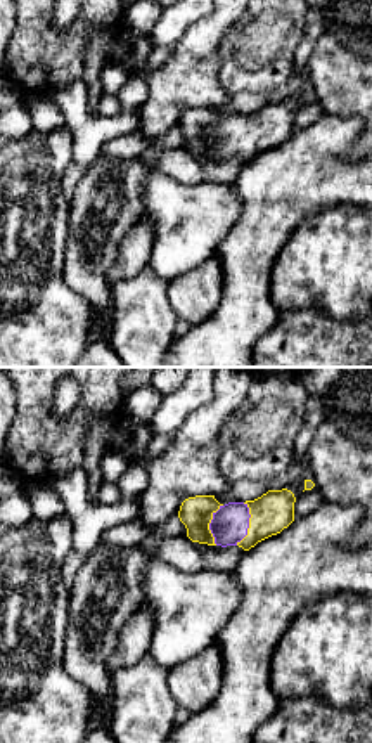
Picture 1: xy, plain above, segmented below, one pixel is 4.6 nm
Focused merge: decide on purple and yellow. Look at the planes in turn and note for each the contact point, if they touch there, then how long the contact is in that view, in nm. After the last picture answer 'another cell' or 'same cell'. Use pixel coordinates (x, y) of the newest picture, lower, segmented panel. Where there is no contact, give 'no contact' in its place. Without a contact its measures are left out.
contact (248, 523); length 200 nm

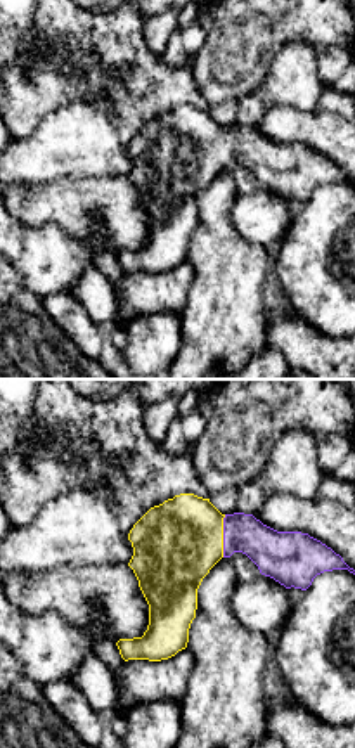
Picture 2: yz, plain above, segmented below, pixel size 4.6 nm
contact (224, 535); length 200 nm

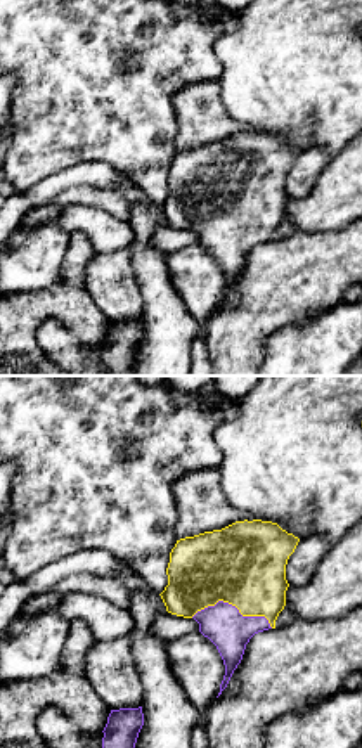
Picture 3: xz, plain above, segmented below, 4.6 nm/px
contact (231, 605); length 380 nm

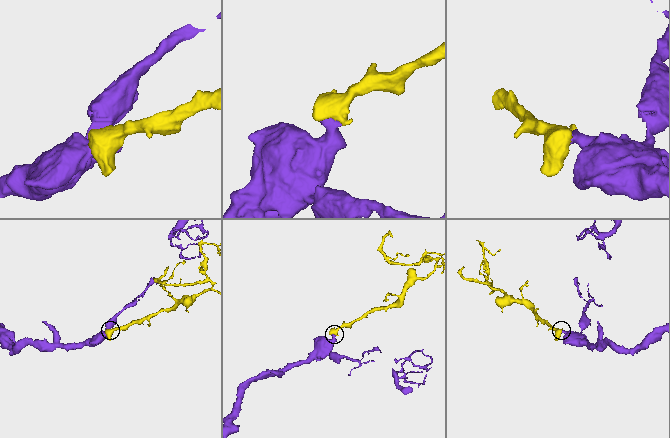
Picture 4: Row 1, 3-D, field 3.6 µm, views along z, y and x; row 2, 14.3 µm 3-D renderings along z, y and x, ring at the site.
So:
same cell

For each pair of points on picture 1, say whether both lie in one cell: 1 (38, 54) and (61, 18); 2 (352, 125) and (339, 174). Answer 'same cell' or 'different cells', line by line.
1: different cells
2: same cell

